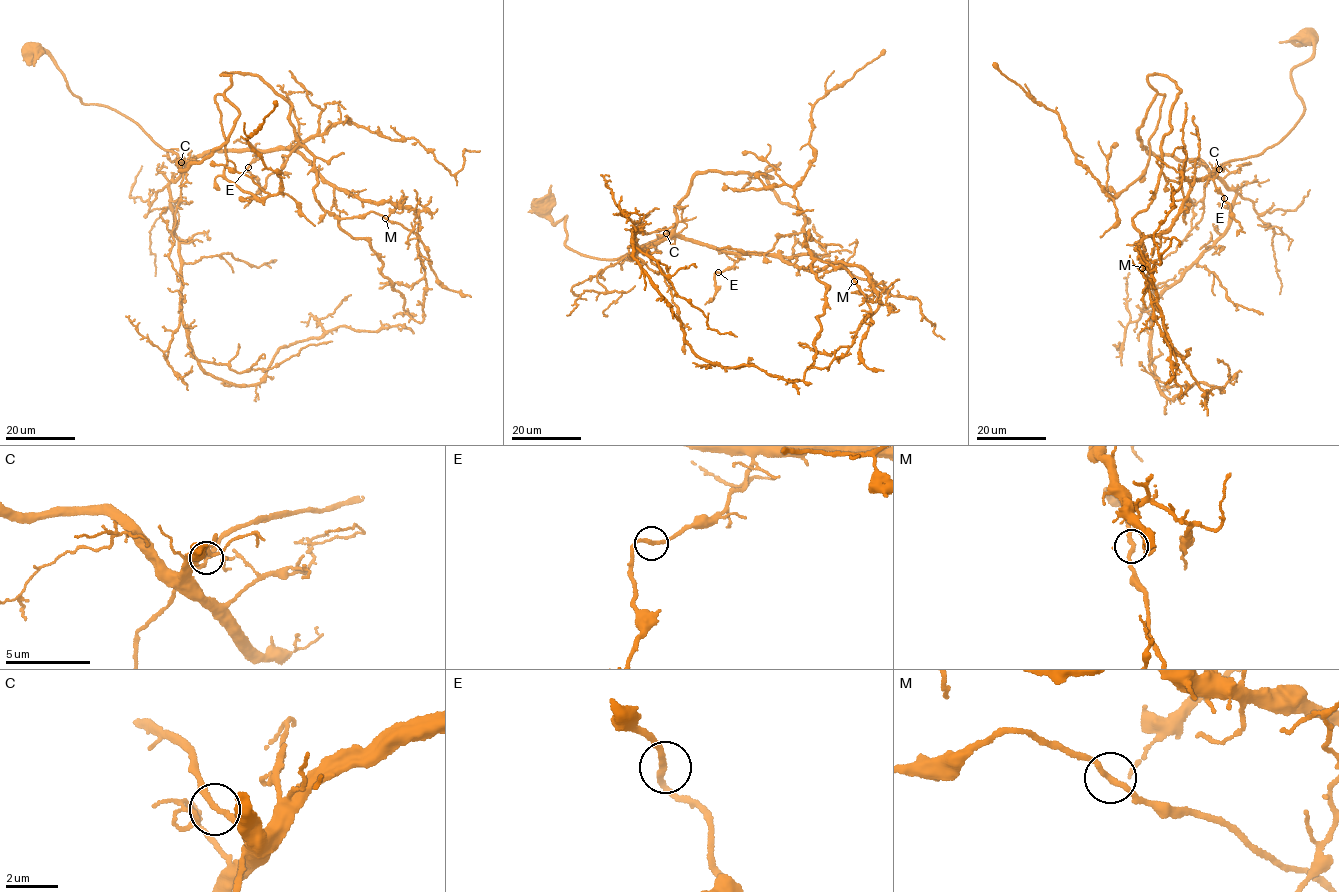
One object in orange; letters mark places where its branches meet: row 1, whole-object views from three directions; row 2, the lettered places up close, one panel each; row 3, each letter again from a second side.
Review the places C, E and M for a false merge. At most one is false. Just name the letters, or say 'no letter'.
no letter

